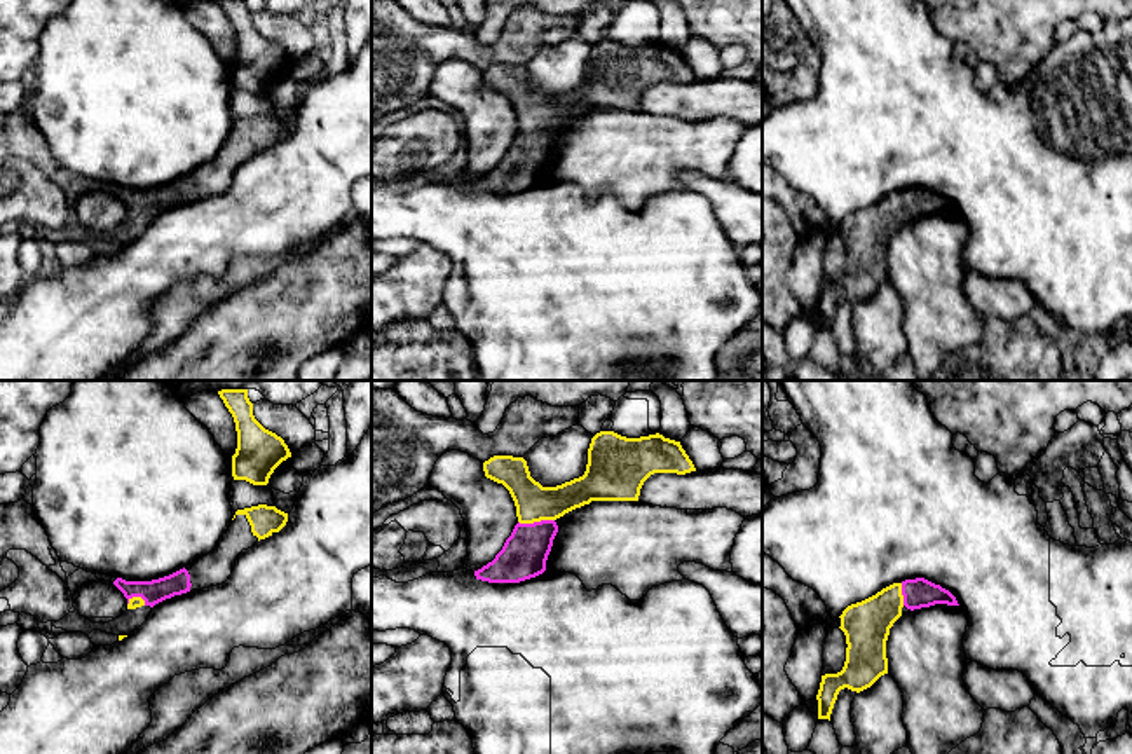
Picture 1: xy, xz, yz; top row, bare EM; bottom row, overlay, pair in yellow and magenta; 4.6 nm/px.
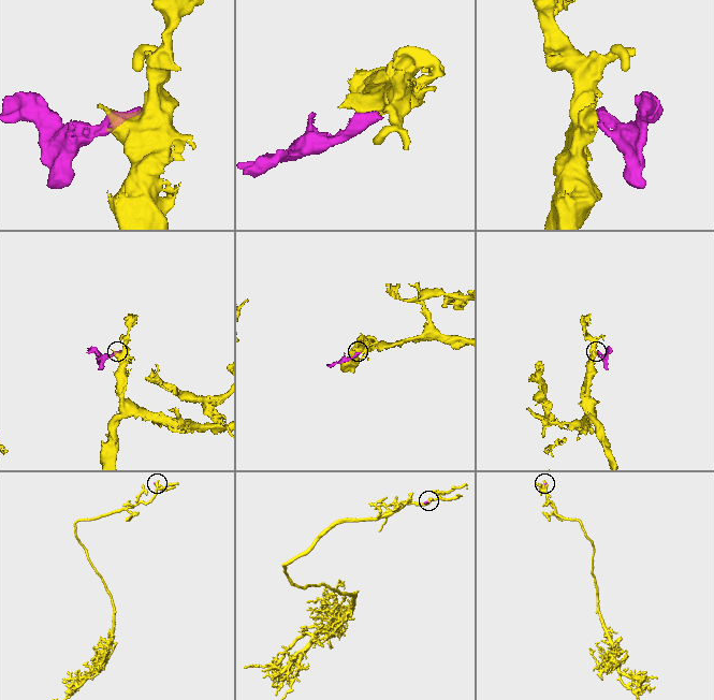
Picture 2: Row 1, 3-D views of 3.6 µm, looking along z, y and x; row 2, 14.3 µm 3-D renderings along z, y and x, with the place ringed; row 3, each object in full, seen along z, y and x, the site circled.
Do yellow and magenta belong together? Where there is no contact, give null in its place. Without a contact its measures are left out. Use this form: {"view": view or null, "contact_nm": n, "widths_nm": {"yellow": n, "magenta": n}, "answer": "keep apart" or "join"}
{"view": "xz", "contact_nm": 170, "widths_nm": {"yellow": 170, "magenta": 220}, "answer": "join"}

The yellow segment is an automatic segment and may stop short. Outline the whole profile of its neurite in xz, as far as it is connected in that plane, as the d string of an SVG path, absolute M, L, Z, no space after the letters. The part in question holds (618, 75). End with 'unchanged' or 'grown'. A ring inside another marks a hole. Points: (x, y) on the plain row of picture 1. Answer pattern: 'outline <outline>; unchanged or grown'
outline M600 40L591 47L583 86L556 96L542 96L530 86L527 70L513 65L494 65L483 72L485 86L502 93L516 115L518 133L492 171L474 180L476 188L488 192L520 192L546 180L546 169L558 141L556 127L591 110L638 110L644 91L654 82L685 84L696 80L680 51L663 44L626 47Z; grown

